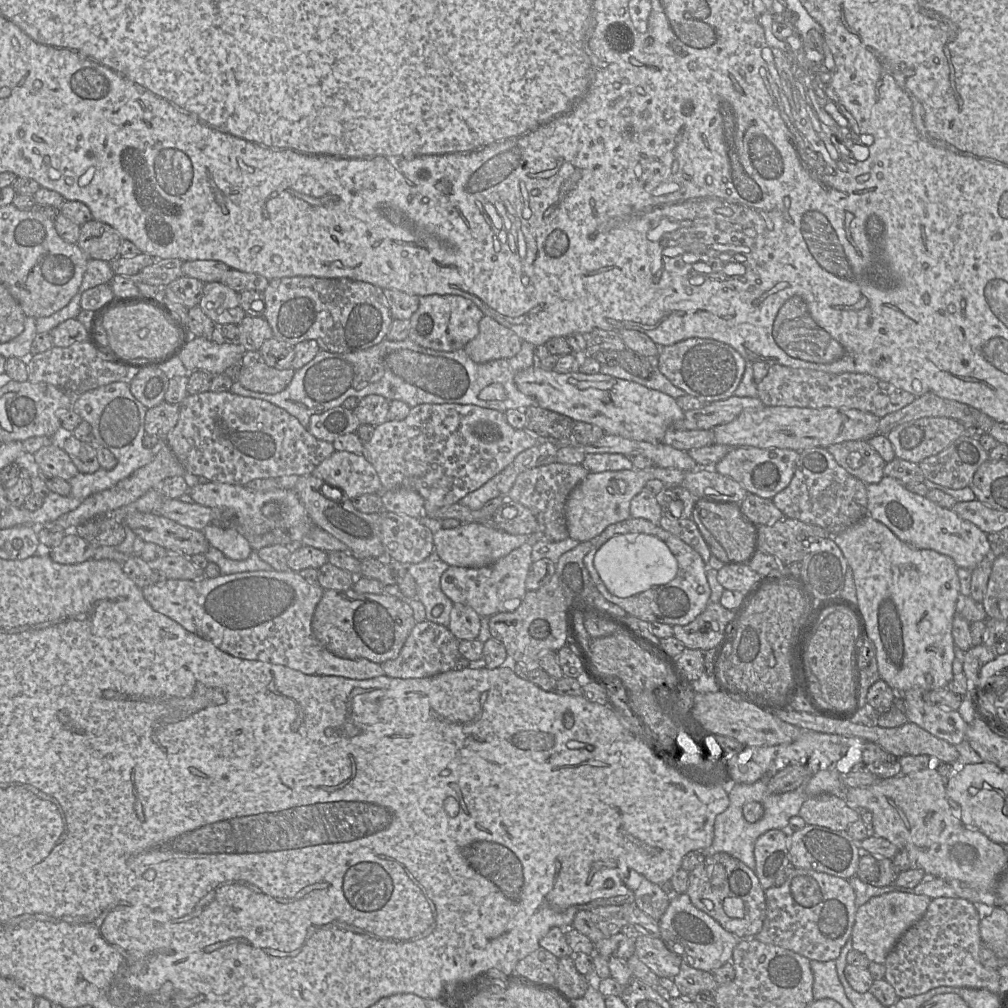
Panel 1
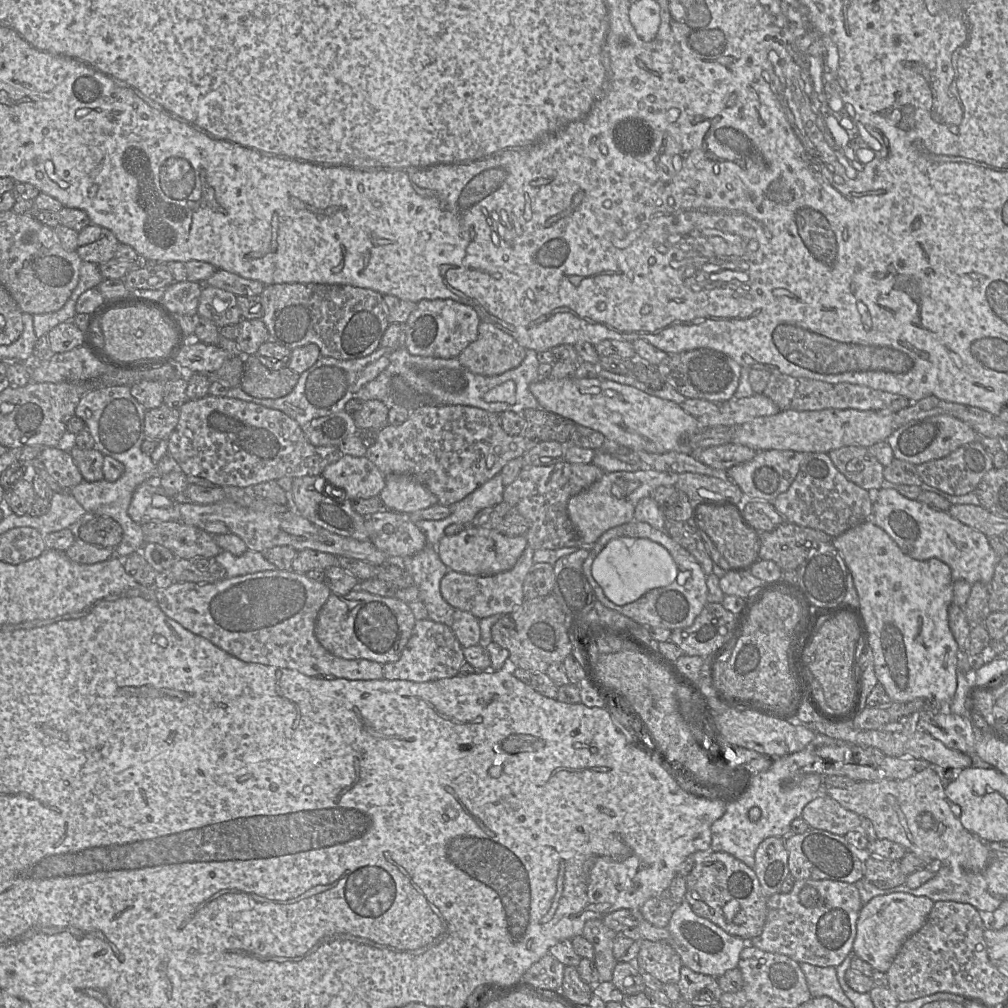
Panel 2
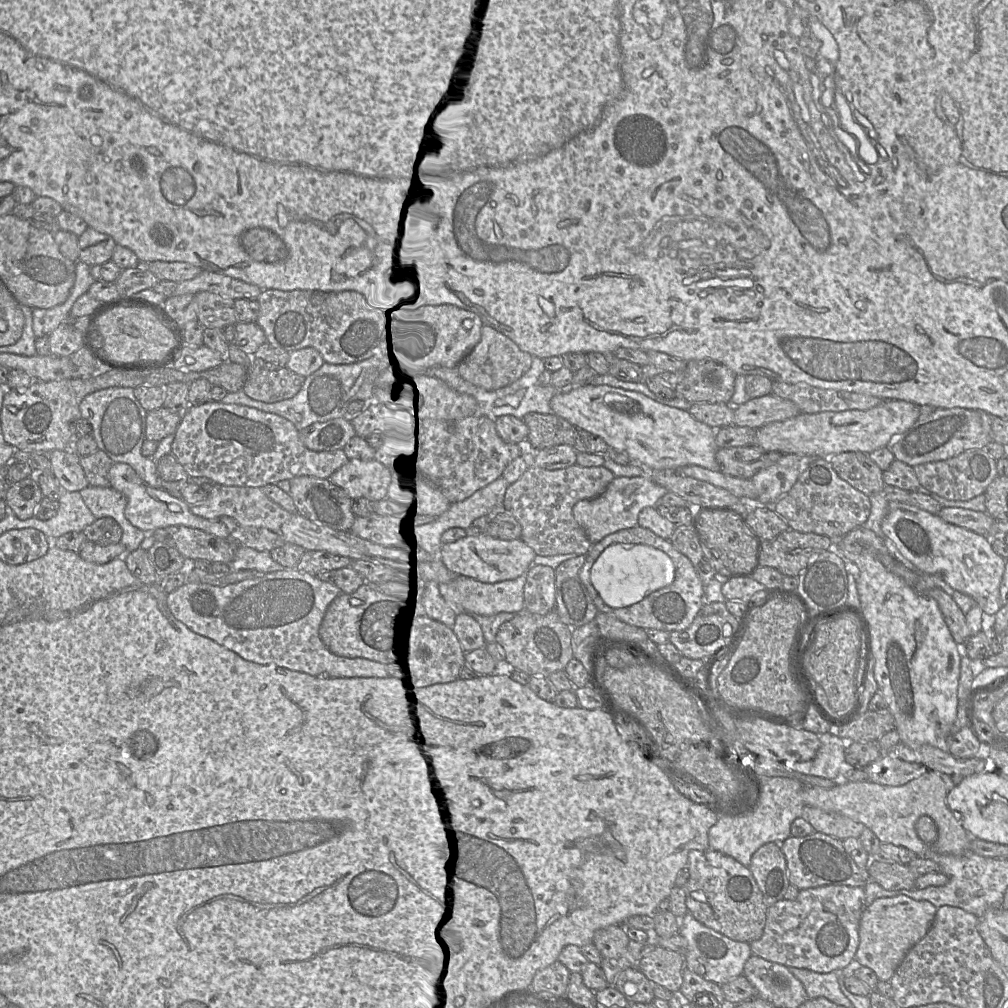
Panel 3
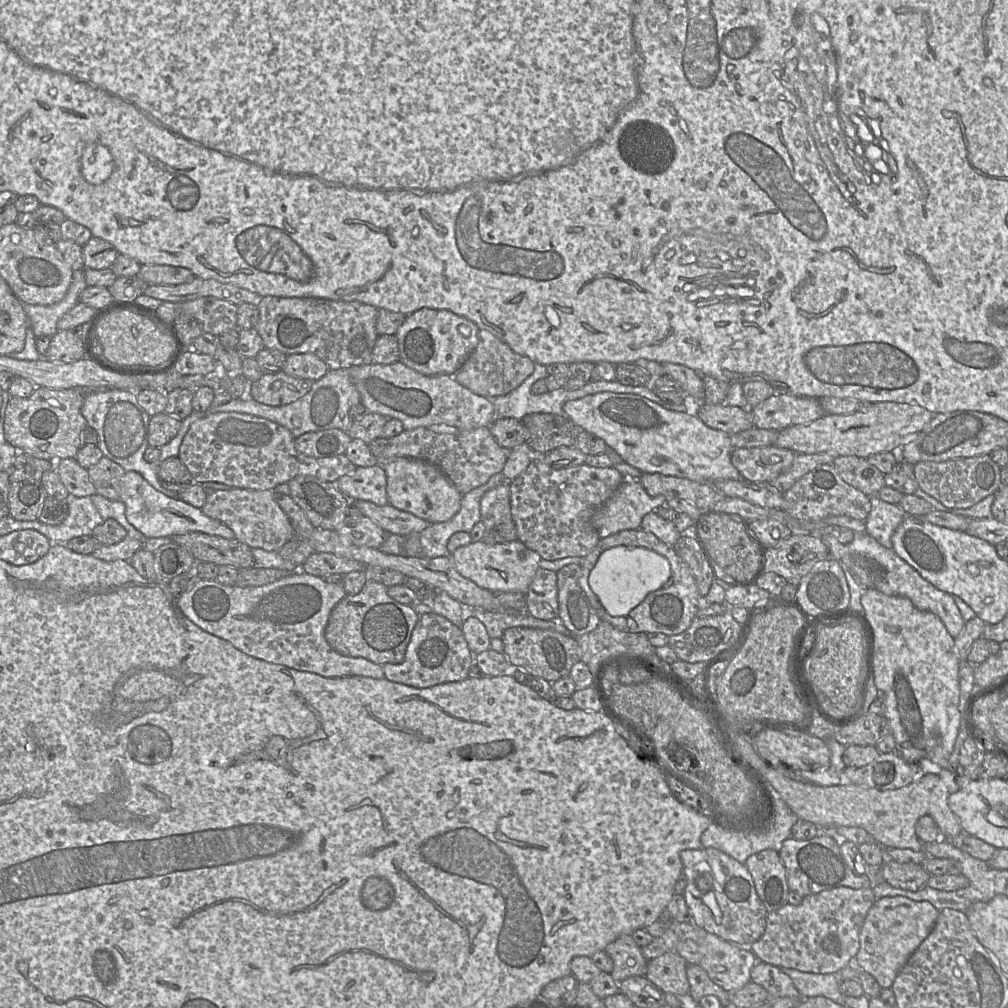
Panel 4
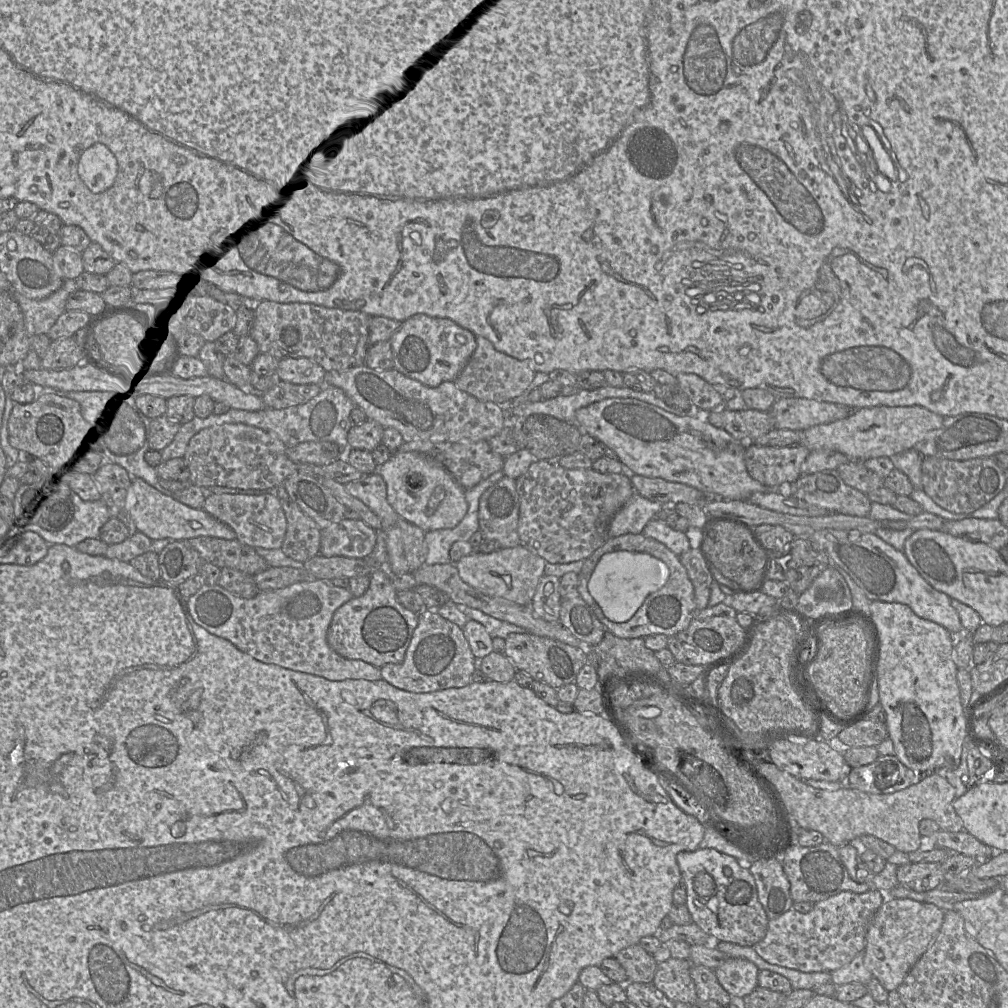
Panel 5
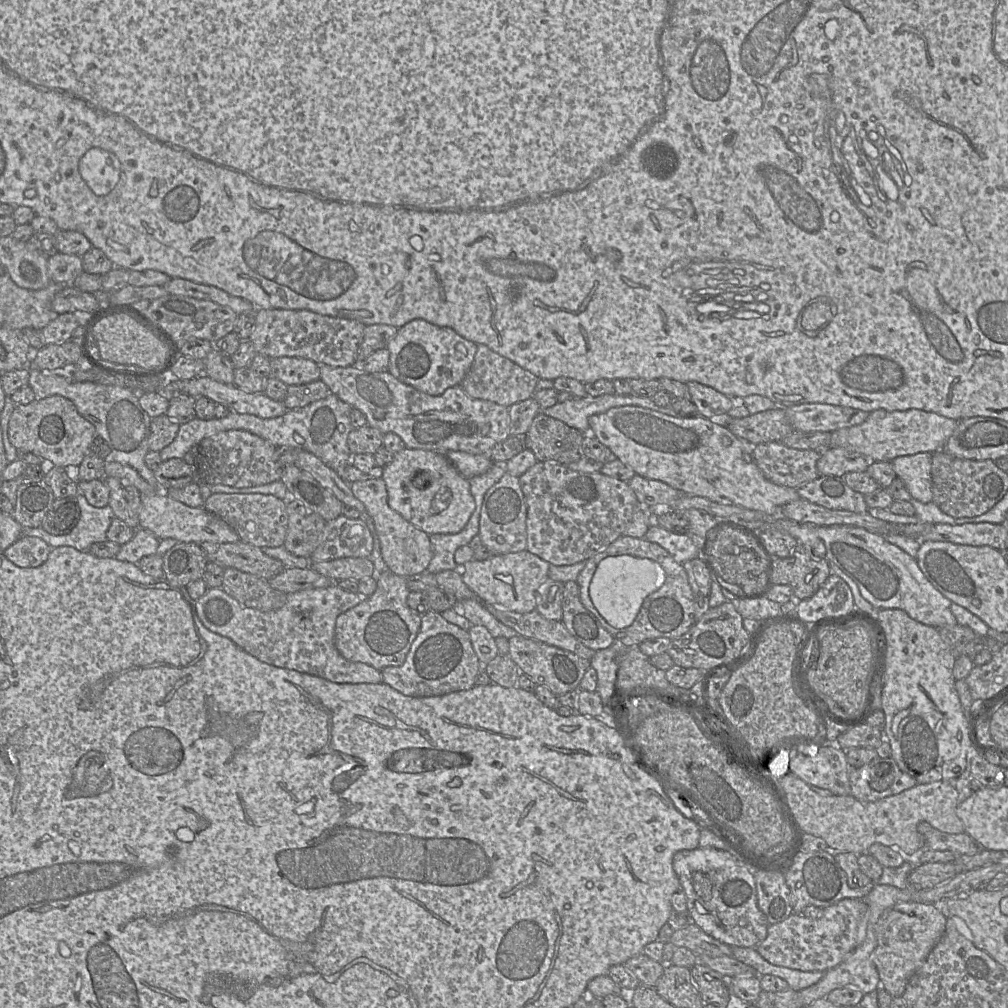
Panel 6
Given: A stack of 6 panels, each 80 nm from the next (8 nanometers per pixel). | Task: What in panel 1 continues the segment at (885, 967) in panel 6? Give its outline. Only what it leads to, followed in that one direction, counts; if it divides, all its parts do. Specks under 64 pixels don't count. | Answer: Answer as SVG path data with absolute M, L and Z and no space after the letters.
M890 892L869 899L856 910L851 933L853 949L864 954L871 962L884 964L902 935L922 919L931 900L925 895L902 892Z

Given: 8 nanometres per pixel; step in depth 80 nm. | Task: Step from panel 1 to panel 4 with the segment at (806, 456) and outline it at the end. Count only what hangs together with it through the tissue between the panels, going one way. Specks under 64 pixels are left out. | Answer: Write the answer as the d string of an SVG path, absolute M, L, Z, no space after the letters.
M822 464L809 471L783 495L786 512L802 520L820 521L828 516L849 516L865 521L871 511L870 497L846 483L832 464Z

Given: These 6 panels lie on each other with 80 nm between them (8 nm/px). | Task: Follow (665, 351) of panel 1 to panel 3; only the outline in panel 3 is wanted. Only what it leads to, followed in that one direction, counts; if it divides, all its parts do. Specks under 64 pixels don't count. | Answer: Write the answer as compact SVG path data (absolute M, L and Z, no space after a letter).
M711 359L691 360L682 371L659 371L654 377L691 404L730 403L735 378L735 373L728 367Z

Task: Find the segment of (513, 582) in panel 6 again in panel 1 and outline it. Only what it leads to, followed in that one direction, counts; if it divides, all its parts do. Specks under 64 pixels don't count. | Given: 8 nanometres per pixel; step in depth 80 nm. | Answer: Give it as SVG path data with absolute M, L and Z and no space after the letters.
M461 523L458 527L441 528L433 533L434 551L449 566L480 568L506 556L528 541L527 535L511 535L482 523Z

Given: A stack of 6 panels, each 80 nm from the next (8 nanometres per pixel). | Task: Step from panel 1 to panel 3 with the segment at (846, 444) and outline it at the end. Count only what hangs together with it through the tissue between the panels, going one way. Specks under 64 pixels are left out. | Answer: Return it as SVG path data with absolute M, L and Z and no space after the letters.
M842 452L832 455L829 460L843 480L864 494L870 496L883 491L886 485L883 470L873 462L867 453Z

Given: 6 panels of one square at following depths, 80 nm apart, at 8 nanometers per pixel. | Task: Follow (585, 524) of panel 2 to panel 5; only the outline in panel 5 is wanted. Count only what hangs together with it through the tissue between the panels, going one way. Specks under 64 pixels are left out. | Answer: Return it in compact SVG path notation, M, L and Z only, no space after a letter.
M634 493L611 520L608 529L609 537L612 538L626 533L642 533L645 525L655 518L662 508L661 503Z

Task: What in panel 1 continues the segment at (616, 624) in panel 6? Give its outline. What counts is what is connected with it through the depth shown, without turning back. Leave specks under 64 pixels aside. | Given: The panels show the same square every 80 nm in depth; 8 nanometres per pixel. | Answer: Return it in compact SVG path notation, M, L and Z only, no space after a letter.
M643 533L613 536L598 549L593 564L608 591L619 598L664 585L678 572L677 561L668 546L657 537Z

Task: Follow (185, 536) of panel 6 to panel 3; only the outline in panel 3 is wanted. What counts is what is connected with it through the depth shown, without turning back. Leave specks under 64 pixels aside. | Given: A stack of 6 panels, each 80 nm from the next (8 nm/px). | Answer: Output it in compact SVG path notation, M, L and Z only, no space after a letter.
M114 463L109 471L109 479L110 487L121 492L127 498L126 518L132 525L143 530L145 533L151 533L156 529L168 526L183 525L230 540L230 532L223 523L194 515L190 510L190 505L186 501L172 496L163 488L151 487L139 477L130 465Z

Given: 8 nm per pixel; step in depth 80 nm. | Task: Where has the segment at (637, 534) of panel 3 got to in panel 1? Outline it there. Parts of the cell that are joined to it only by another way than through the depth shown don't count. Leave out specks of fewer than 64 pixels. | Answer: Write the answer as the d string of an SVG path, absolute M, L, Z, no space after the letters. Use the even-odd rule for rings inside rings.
M628 518L606 527L596 538L592 539L592 548L585 555L583 562L590 575L592 582L602 596L609 602L623 609L627 614L647 623L662 623L671 626L684 626L691 623L698 615L705 611L711 596L711 588L707 580L707 564L692 547L684 543L678 537L665 531L660 525L642 518ZM619 534L648 534L663 541L674 555L678 572L670 582L653 586L646 591L630 596L619 598L611 594L599 577L593 561L598 549L610 538Z

